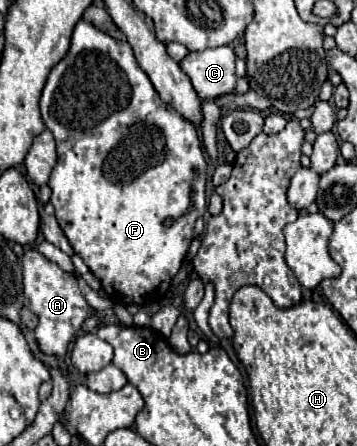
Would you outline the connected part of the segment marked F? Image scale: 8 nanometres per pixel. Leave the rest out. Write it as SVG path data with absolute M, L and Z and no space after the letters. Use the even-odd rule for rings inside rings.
M79 20L75 24L69 52L65 54L65 58L59 64L53 66L53 70L47 78L47 84L45 84L43 94L41 94L41 116L43 116L45 126L55 136L57 154L59 154L57 166L53 168L51 178L49 178L49 186L53 190L51 204L55 206L57 222L59 222L61 230L65 232L69 244L73 246L75 254L79 254L83 258L83 262L89 266L89 270L101 280L101 286L109 294L113 304L121 304L121 306L141 304L141 306L145 306L145 304L151 304L151 302L159 302L165 296L165 292L169 290L169 284L171 284L173 276L177 274L177 270L181 268L181 262L183 262L183 258L189 250L189 244L193 240L193 224L195 224L197 216L205 214L205 210L207 210L207 200L205 200L207 162L203 158L203 150L201 150L201 142L197 138L195 126L189 120L185 120L171 104L167 104L159 98L157 90L153 88L149 76L137 64L133 50L127 42L111 38L109 34L97 30L91 22L85 22L85 20ZM133 98L143 98L143 108ZM131 102L133 102L133 110L125 110ZM167 220L171 220L169 226L165 224Z

